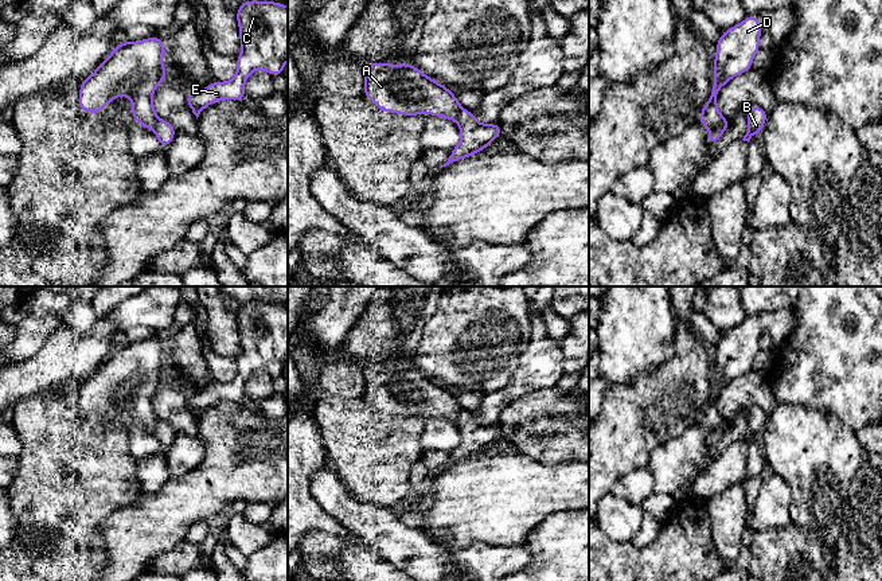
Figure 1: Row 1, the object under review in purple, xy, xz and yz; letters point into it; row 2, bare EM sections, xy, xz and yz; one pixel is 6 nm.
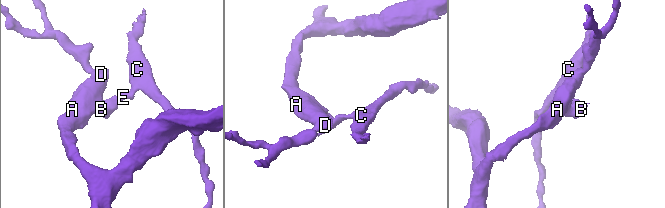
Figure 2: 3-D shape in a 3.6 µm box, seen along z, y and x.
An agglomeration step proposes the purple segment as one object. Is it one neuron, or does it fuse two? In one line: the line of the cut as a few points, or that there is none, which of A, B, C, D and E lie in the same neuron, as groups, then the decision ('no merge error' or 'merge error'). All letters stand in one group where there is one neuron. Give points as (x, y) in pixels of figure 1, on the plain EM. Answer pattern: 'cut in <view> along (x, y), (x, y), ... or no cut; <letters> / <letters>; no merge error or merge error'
cut in yz along (725, 421), (710, 435); A D / B C E; merge error

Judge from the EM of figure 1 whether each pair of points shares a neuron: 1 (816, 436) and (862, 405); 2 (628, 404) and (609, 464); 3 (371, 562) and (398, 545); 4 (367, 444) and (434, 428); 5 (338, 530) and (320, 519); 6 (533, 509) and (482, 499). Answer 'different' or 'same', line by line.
1: different
2: same
3: different
4: different
5: same
6: same

